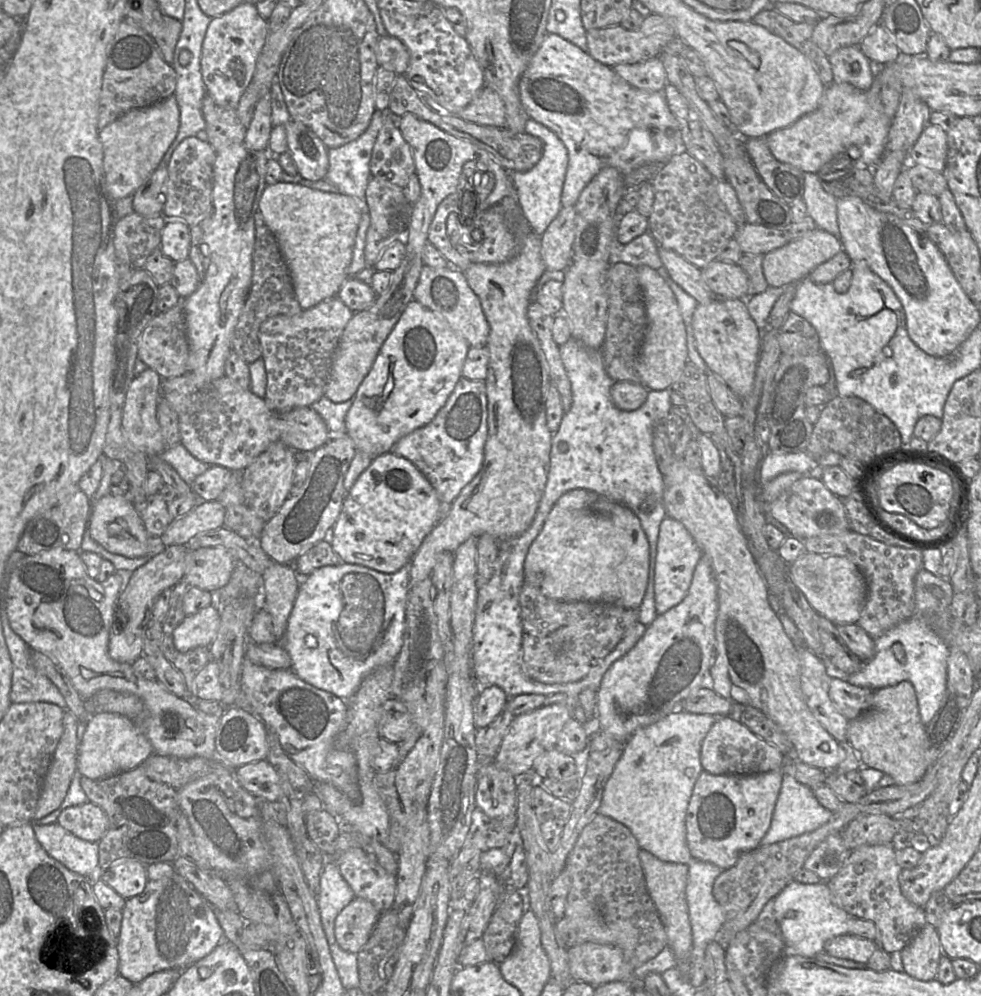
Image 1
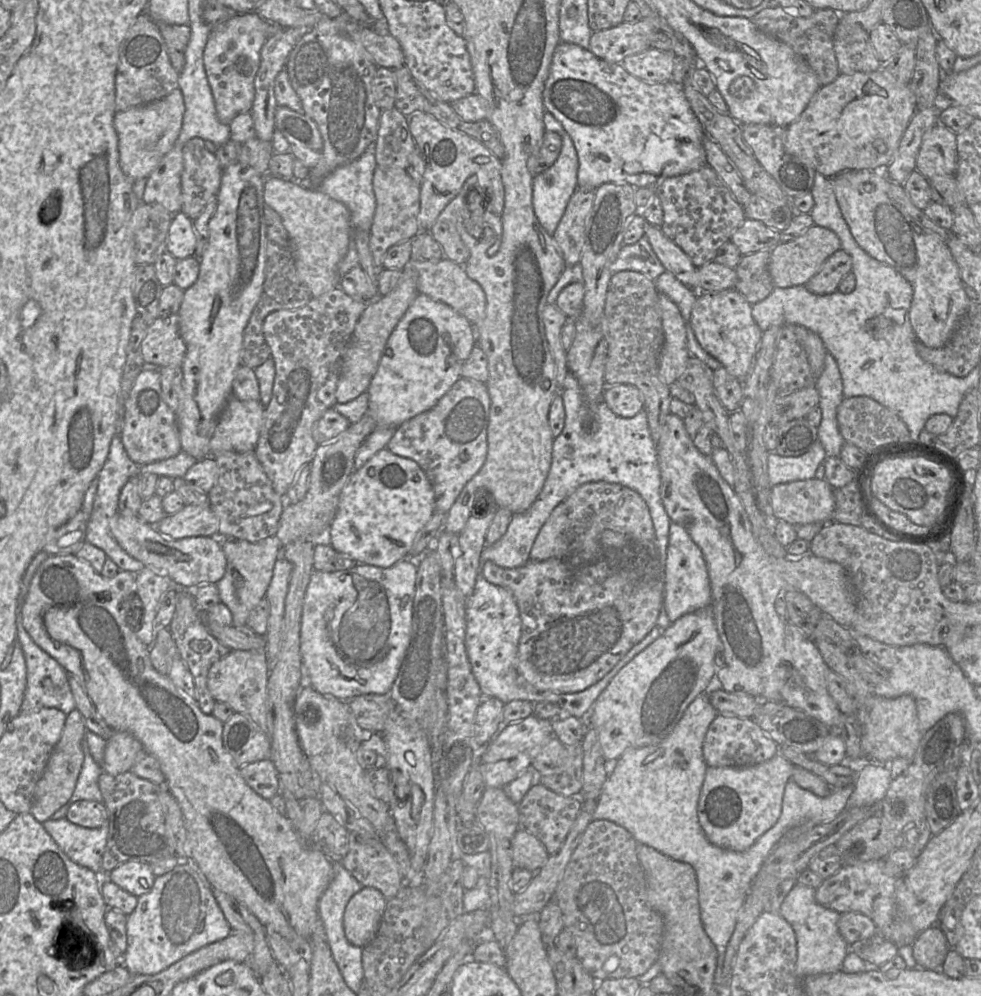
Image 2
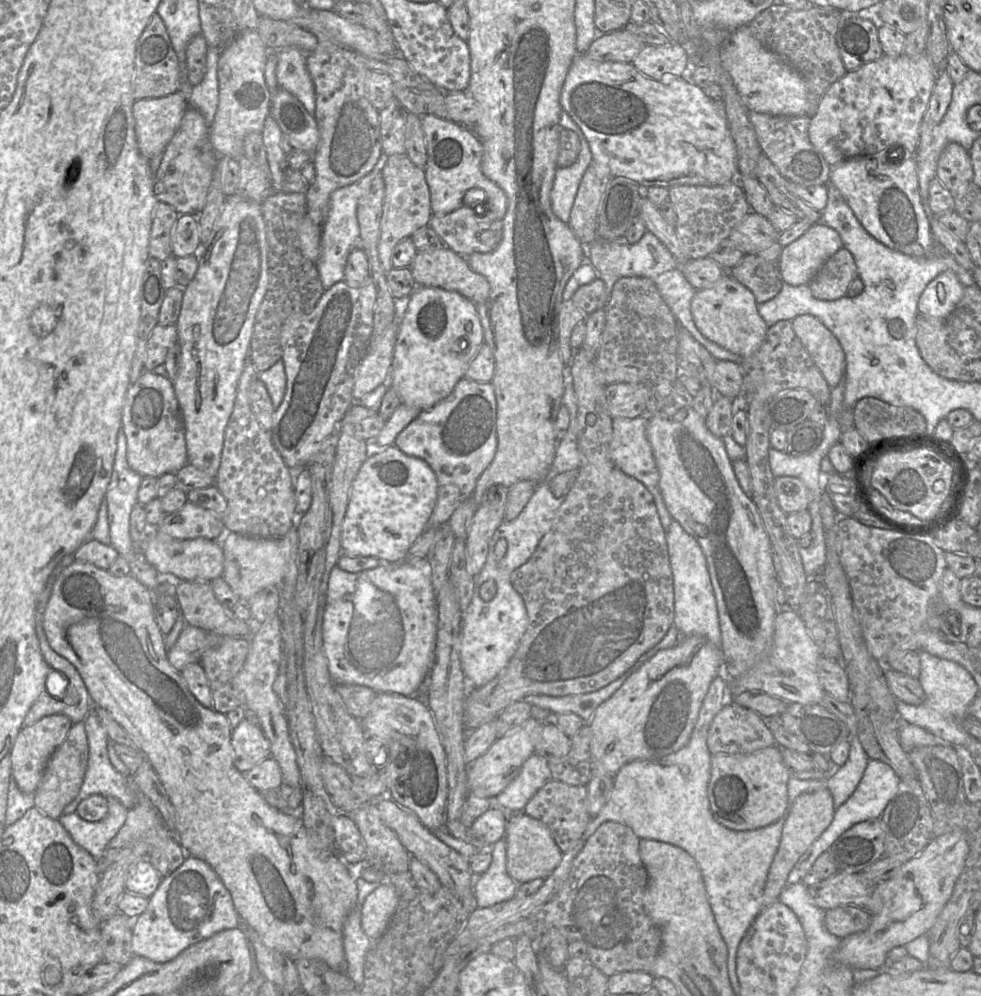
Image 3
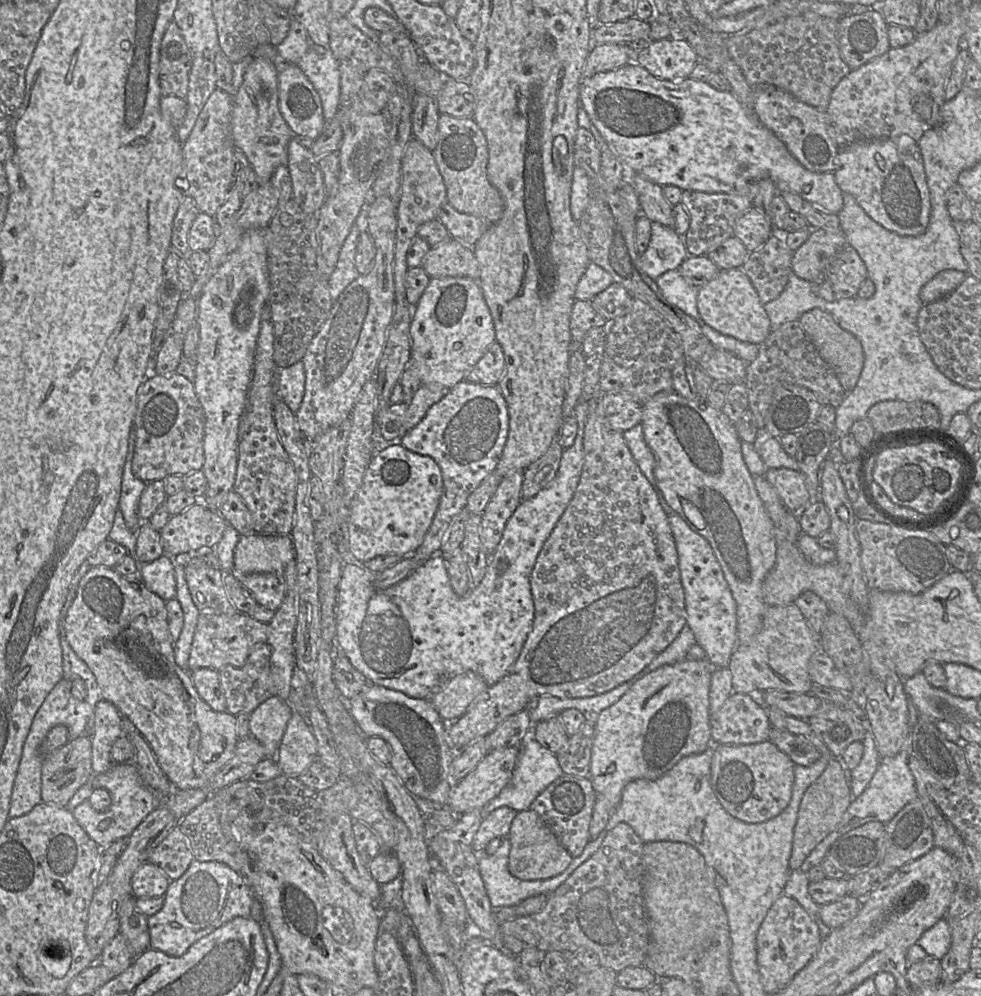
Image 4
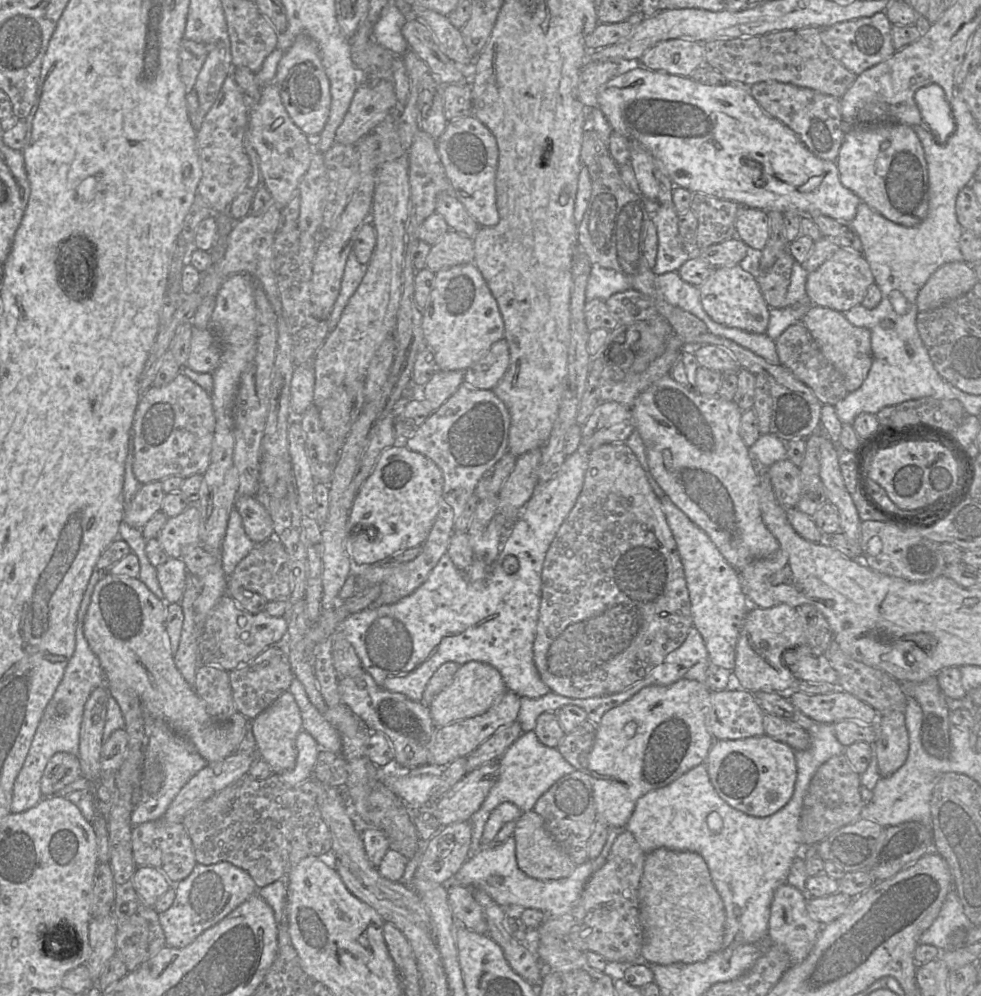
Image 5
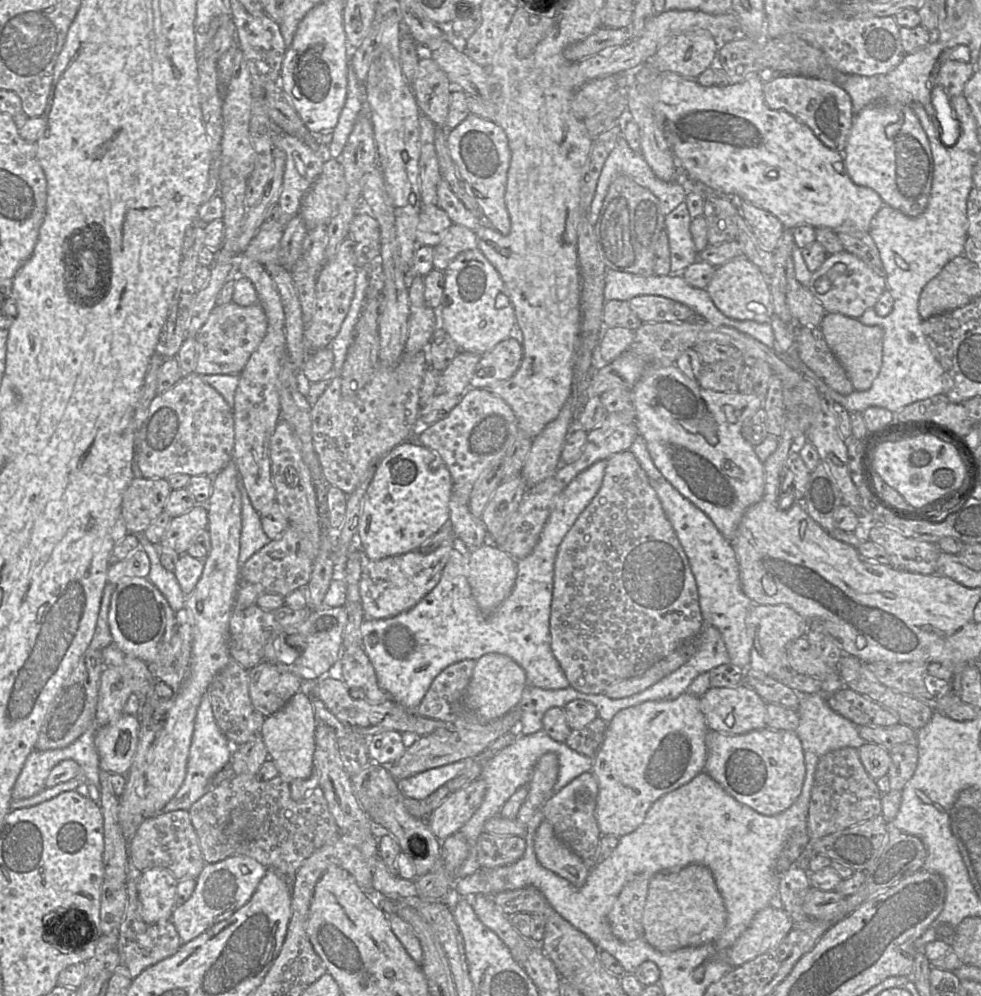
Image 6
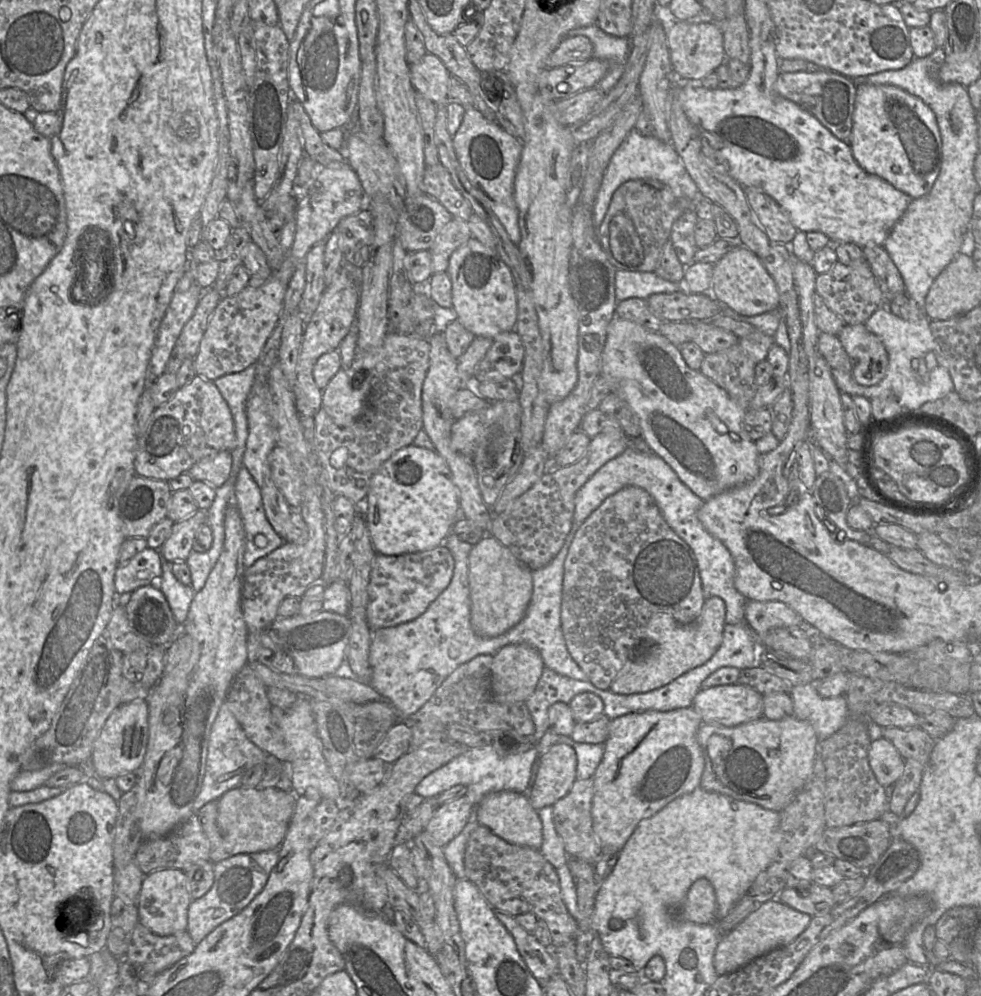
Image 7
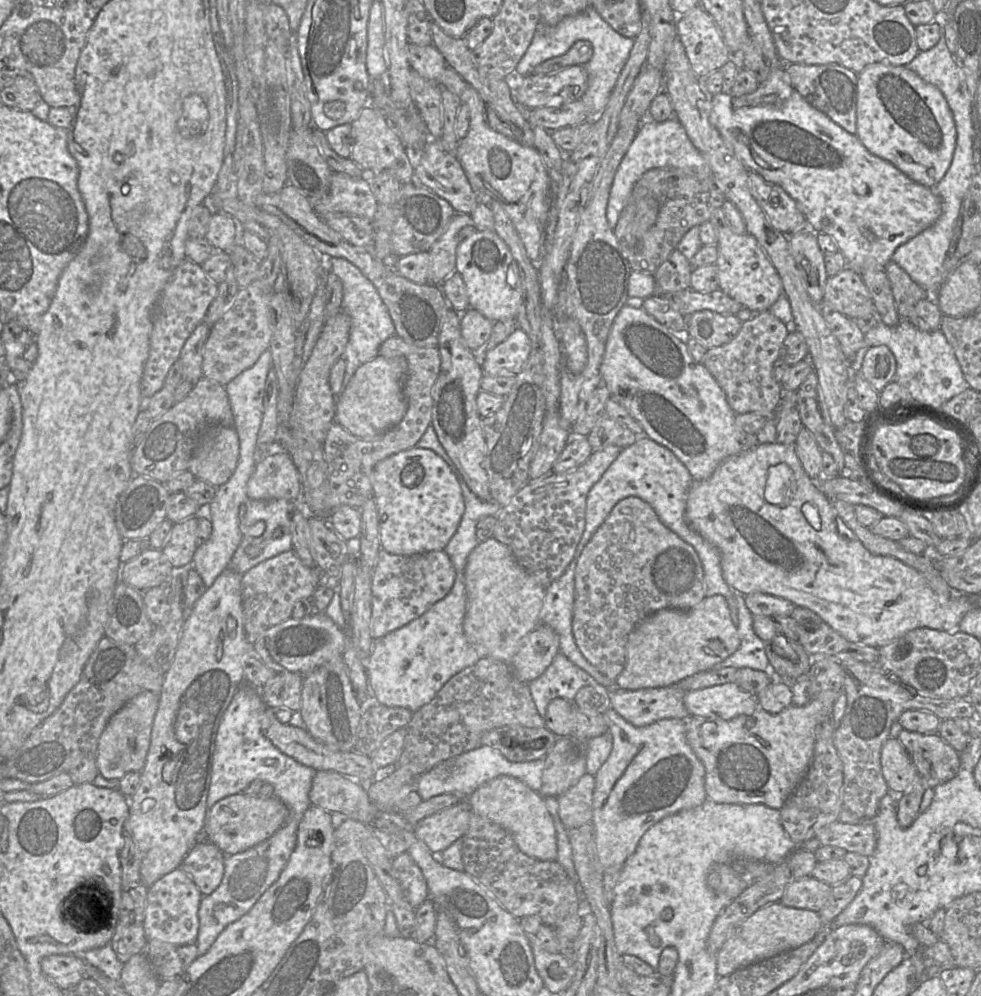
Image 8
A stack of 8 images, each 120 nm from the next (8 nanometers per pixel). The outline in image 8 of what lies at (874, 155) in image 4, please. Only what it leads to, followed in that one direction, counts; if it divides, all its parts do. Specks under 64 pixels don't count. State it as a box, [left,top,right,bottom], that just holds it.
[856,63,957,188]

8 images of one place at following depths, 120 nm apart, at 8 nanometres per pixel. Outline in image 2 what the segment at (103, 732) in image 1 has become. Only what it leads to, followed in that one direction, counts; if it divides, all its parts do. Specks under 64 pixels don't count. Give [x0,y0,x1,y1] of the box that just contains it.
[100,731,147,776]

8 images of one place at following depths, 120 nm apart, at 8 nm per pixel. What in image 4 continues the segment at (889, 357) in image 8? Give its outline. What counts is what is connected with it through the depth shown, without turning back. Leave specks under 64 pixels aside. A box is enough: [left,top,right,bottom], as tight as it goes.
[799,308,864,392]

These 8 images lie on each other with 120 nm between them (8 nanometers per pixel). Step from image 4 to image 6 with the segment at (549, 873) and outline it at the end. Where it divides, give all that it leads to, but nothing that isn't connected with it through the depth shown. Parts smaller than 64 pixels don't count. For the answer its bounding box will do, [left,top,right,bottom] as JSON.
[534,820,590,888]

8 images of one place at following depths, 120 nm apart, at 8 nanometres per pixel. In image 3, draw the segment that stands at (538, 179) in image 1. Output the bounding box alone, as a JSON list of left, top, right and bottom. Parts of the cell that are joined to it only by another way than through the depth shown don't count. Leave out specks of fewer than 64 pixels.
[551,113,593,223]

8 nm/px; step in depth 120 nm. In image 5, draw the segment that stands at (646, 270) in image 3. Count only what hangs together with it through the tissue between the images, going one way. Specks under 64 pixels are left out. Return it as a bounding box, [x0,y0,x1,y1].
[650,205,695,275]

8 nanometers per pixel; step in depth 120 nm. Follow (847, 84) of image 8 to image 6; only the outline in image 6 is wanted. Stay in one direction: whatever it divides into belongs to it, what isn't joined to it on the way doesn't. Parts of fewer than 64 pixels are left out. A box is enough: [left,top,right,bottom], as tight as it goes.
[763,74,855,152]

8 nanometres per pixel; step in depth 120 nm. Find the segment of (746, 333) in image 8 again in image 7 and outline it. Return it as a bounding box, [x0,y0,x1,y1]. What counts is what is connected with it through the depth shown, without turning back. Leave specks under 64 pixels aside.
[699,329,773,409]

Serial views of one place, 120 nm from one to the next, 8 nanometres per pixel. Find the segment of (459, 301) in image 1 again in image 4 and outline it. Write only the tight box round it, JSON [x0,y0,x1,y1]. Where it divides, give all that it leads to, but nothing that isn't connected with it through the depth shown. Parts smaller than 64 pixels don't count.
[421,237,480,280]

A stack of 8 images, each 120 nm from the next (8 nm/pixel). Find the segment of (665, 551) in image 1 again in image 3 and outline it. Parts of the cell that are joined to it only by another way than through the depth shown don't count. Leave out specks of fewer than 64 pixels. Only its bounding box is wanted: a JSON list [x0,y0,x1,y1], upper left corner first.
[667,520,721,647]

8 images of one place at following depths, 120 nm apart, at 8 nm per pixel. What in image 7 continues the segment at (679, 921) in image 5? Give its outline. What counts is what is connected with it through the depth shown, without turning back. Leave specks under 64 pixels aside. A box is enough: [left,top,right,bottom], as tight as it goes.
[677,878,717,925]

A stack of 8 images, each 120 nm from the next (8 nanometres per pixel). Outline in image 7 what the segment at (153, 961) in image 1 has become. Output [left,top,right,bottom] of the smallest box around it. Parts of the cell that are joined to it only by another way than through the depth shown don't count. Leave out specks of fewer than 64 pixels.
[187,849,279,945]

